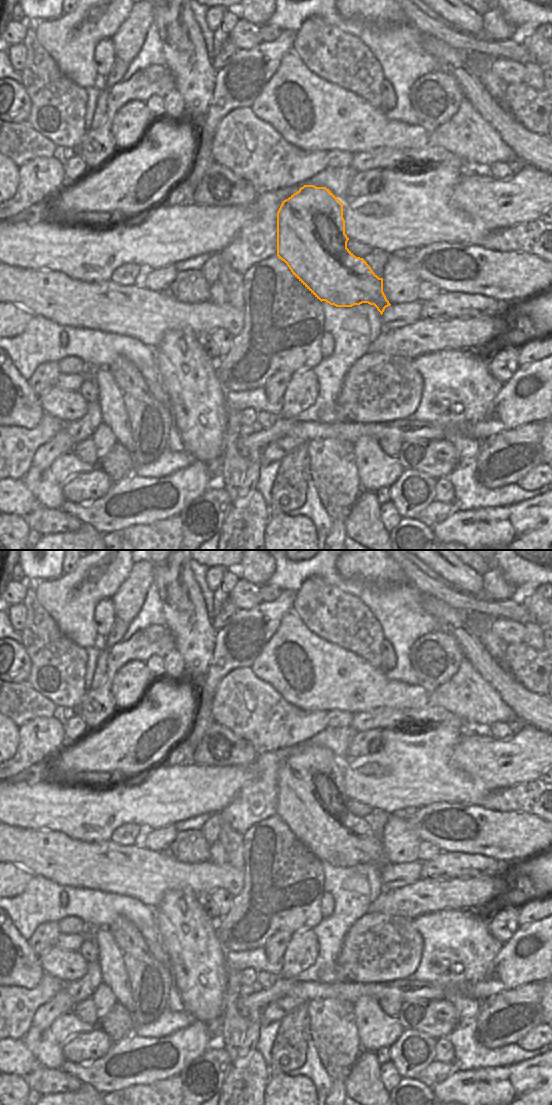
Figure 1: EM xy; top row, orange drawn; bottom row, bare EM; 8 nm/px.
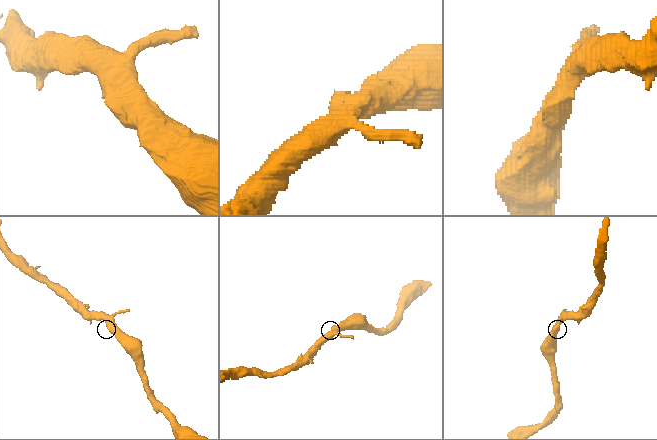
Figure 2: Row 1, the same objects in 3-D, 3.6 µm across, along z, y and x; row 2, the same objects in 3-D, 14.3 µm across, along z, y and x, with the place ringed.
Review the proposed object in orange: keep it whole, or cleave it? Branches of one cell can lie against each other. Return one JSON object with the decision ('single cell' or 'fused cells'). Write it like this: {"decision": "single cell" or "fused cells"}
{"decision": "single cell"}

